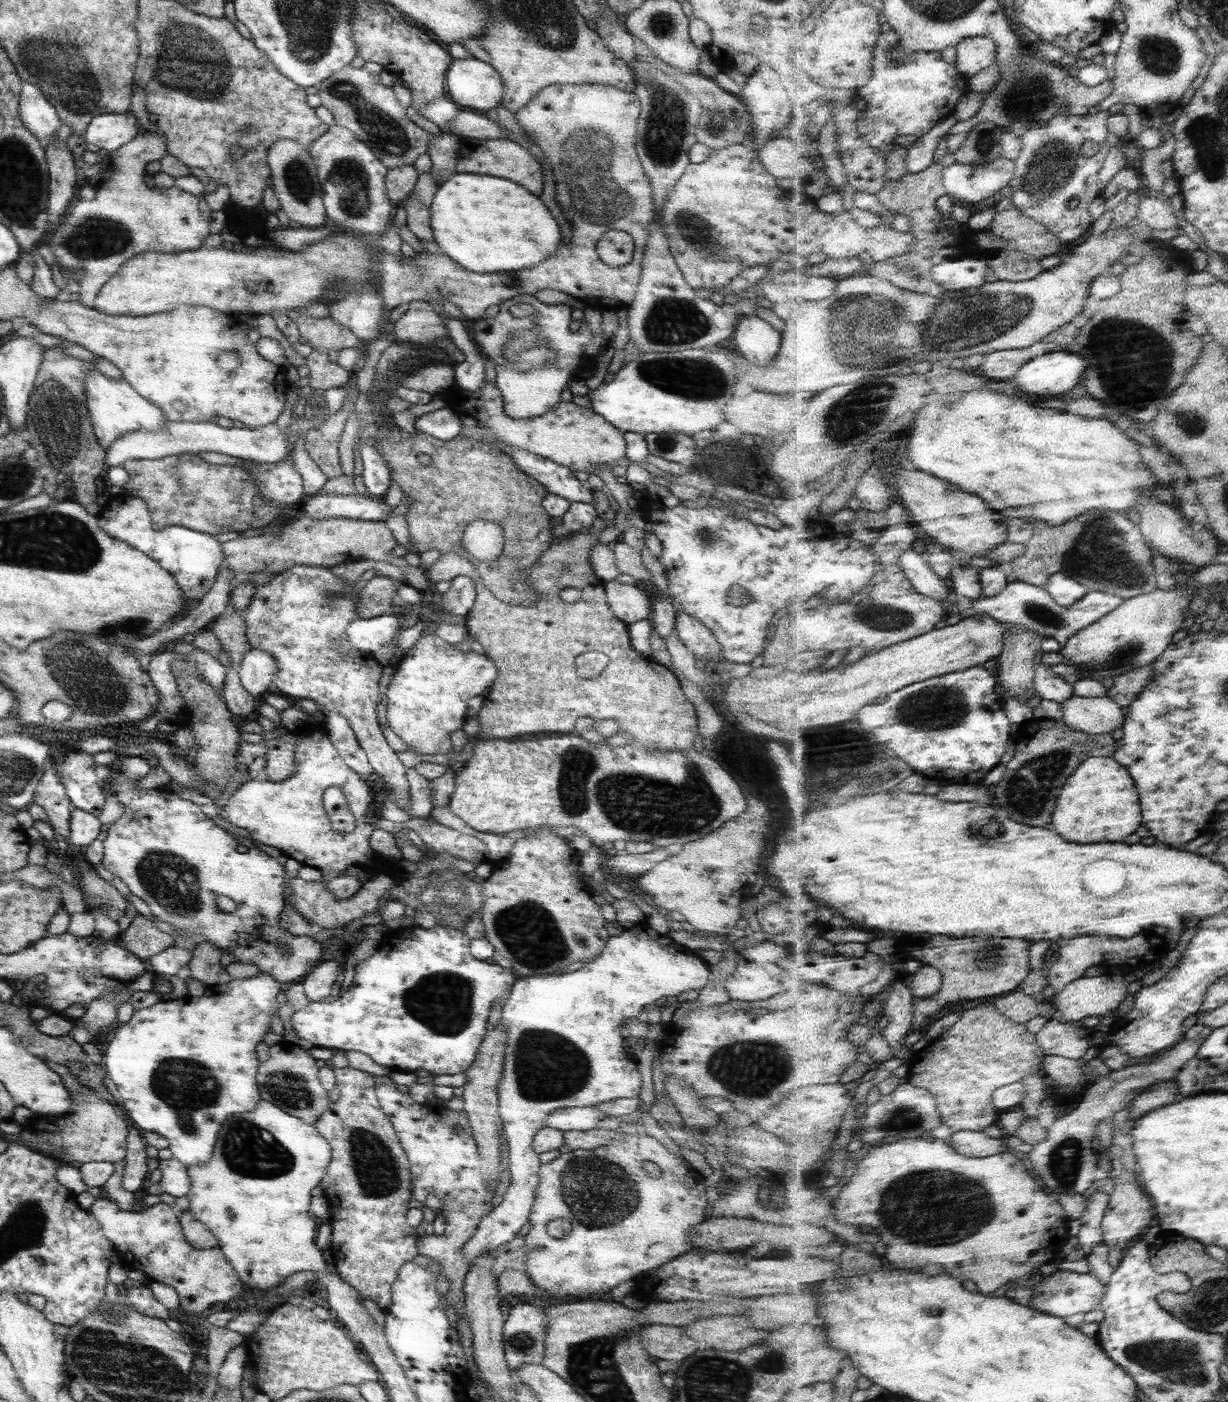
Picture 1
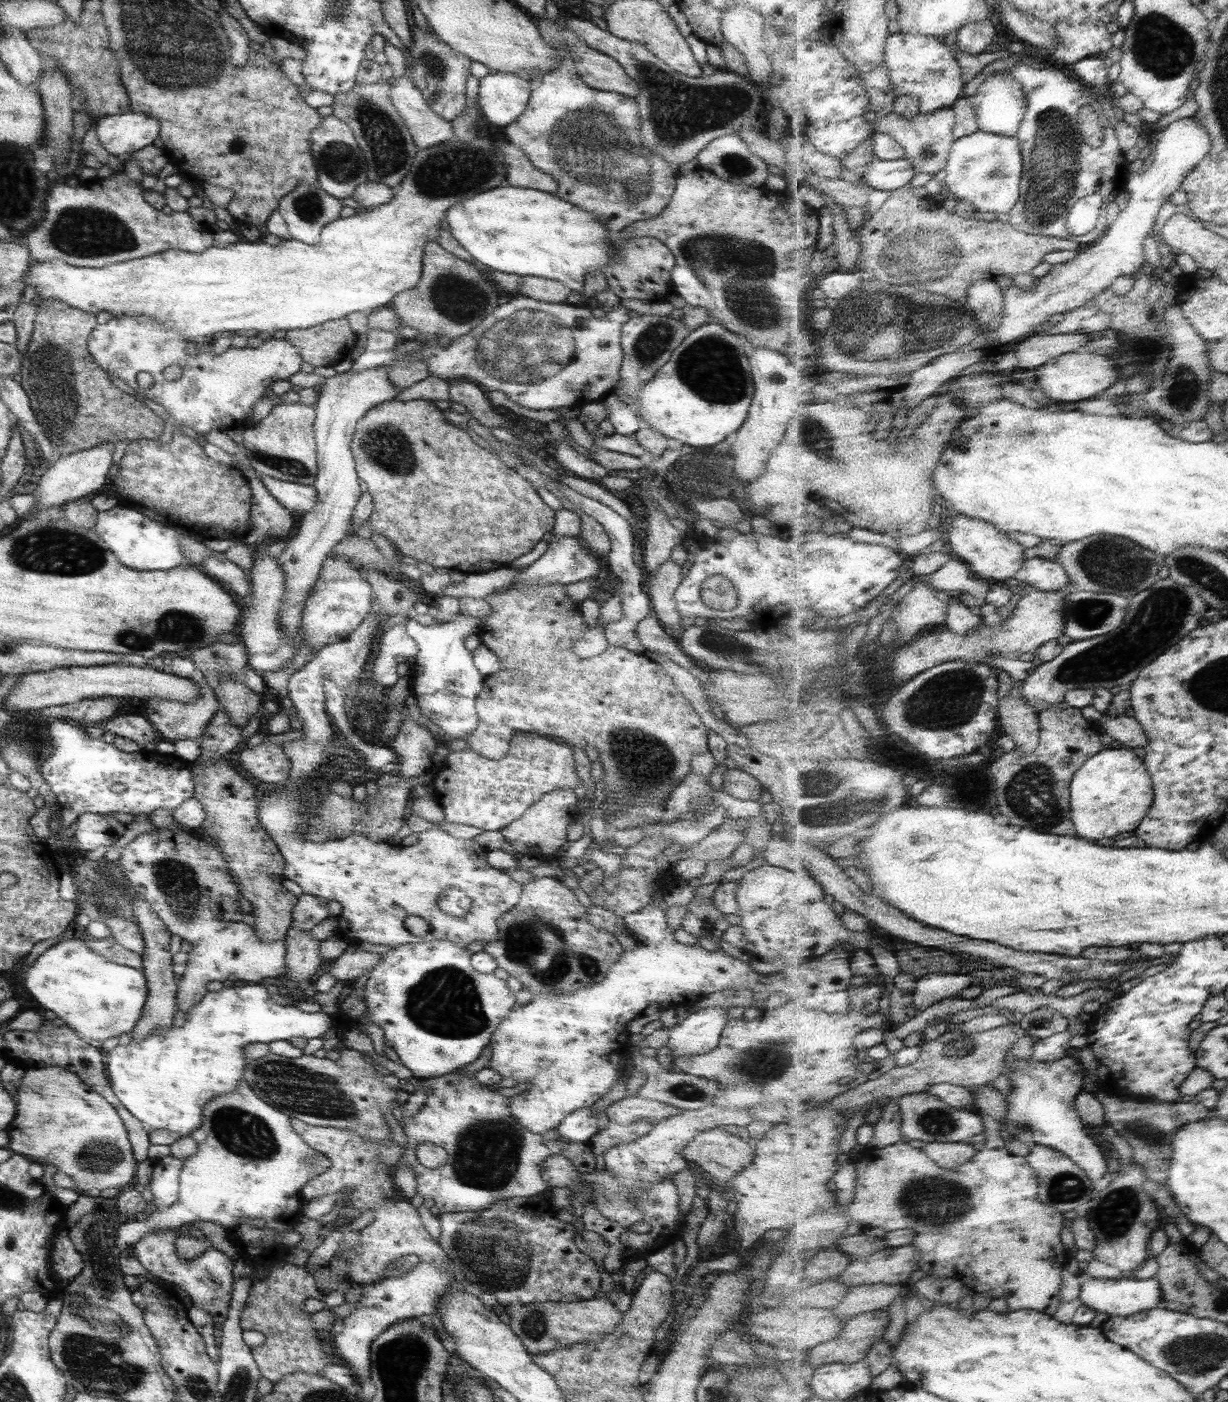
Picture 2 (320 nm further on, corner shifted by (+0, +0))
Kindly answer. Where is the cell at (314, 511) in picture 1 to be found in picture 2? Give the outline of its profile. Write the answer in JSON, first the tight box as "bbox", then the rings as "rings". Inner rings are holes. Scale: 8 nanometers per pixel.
{"bbox":[260,477,317,514],"rings":[[[261,477],[260,479],[265,490],[288,511],[295,510],[295,512],[302,512],[303,514],[316,501],[317,494],[312,485],[305,486],[304,484],[283,482],[271,477]]]}

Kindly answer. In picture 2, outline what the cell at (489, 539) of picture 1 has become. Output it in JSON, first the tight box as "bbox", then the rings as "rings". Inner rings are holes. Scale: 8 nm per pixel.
{"bbox":[465,584,708,831],"rings":[[[553,584],[545,585],[545,587],[535,587],[533,585],[533,587],[521,588],[508,587],[491,592],[482,600],[489,606],[491,613],[489,613],[489,617],[485,617],[486,620],[481,620],[480,625],[476,627],[476,636],[479,639],[480,645],[485,646],[487,650],[491,650],[495,654],[502,664],[502,668],[495,674],[484,677],[481,692],[476,696],[474,710],[478,722],[476,727],[469,733],[469,736],[465,738],[469,750],[478,758],[497,760],[506,753],[509,739],[514,735],[515,730],[517,732],[542,734],[569,746],[581,746],[581,748],[591,746],[599,754],[597,760],[599,760],[599,764],[601,764],[601,768],[603,769],[602,782],[605,792],[602,803],[596,804],[596,814],[602,817],[608,831],[625,830],[665,820],[666,813],[664,812],[664,806],[672,788],[675,788],[689,774],[690,762],[693,756],[708,752],[706,743],[706,732],[708,730],[699,721],[697,714],[691,708],[687,699],[675,688],[671,678],[665,674],[665,670],[643,654],[631,653],[625,651],[625,649],[617,648],[601,641],[599,641],[598,650],[593,658],[580,658],[579,656],[575,656],[573,653],[573,644],[575,644],[577,636],[581,636],[589,628],[583,622],[580,604],[573,603],[573,601],[569,601],[569,598],[565,597],[565,586],[563,585]]]}

